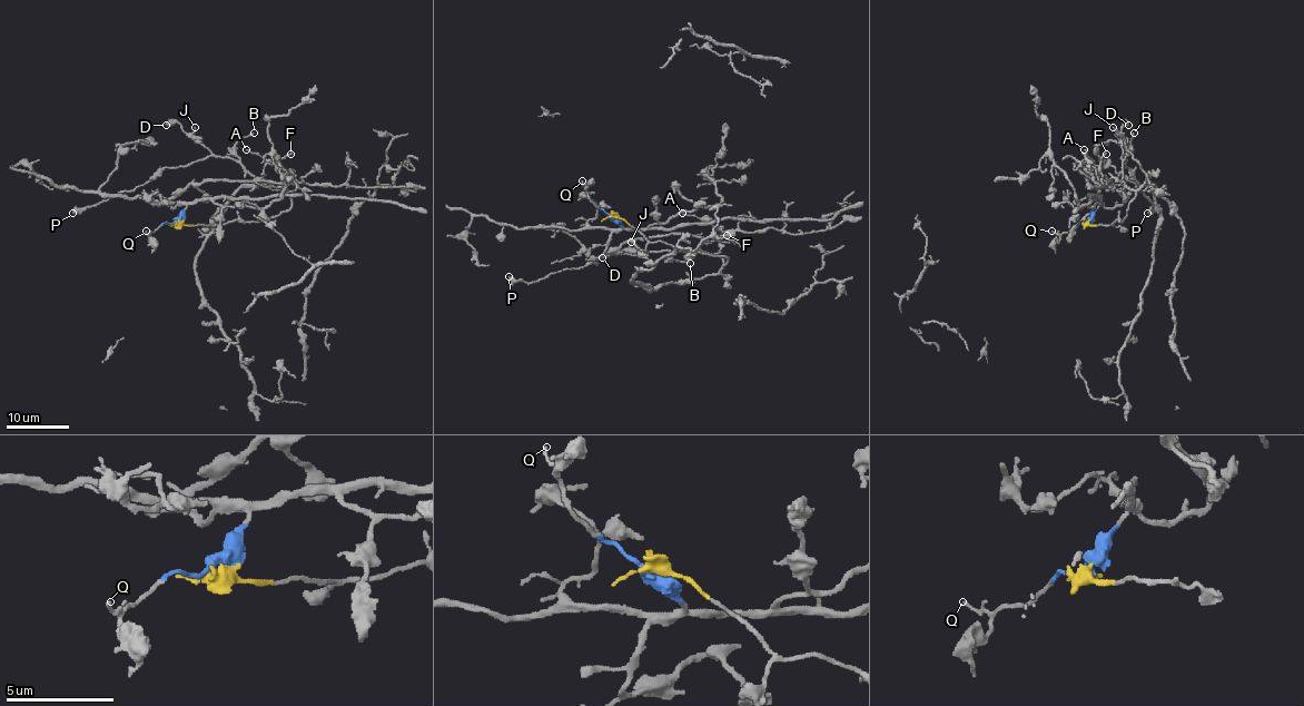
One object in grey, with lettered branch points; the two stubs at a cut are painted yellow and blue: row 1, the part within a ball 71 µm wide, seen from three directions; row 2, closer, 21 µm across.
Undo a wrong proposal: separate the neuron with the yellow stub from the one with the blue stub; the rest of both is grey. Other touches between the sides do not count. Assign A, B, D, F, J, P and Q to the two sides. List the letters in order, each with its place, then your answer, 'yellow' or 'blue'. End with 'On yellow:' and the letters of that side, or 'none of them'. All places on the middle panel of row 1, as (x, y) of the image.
A: at (682, 213); blue
B: at (690, 263); yellow
D: at (602, 257); yellow
F: at (727, 235); blue
J: at (631, 242); yellow
P: at (509, 276); yellow
Q: at (582, 180); blue
On yellow: B, D, J, P

